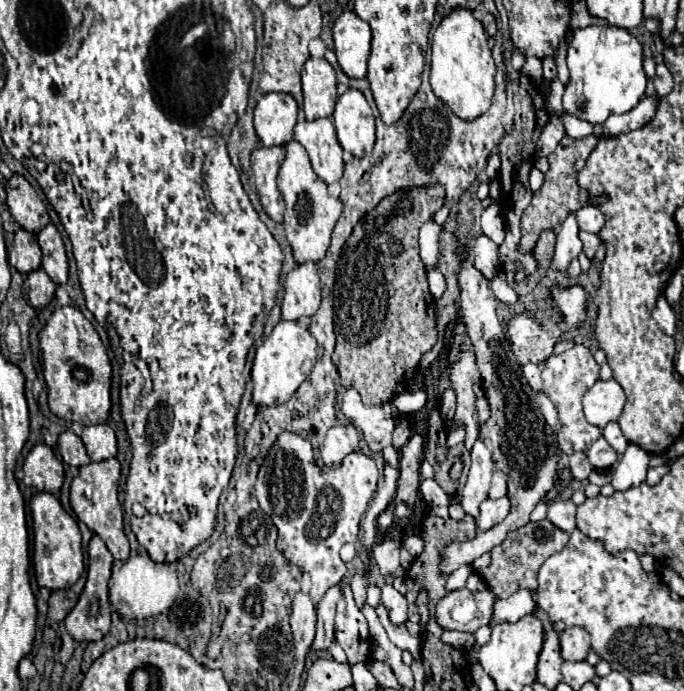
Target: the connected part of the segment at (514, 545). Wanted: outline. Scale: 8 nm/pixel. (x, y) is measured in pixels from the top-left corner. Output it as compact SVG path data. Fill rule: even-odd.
M541 520L541 522L529 522L527 526L511 532L507 540L499 548L491 550L491 564L487 568L479 570L479 576L485 580L487 588L495 594L495 598L509 598L521 588L527 588L531 592L537 590L537 572L541 564L555 552L563 550L567 544L569 536L559 530L551 520Z

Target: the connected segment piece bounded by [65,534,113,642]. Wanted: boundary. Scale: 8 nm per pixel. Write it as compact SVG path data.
M93 534L91 542L89 542L89 570L87 570L87 584L83 588L83 594L79 596L77 606L71 610L71 614L65 618L65 626L69 630L69 634L79 640L79 642L99 642L111 626L111 604L109 604L109 590L107 590L107 582L111 578L111 564L113 564L113 556L107 550L105 542Z

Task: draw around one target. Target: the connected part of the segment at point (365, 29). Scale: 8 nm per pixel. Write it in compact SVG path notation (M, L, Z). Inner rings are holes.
M345 10L333 24L335 54L339 66L349 78L367 74L367 58L371 48L371 28L355 12Z

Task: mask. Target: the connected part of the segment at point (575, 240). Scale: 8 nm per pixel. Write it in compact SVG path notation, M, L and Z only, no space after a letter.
M569 214L567 220L561 224L557 232L557 244L555 244L555 256L551 268L555 272L567 270L571 260L575 260L581 252L581 240L579 240L579 228L575 224L575 214Z

